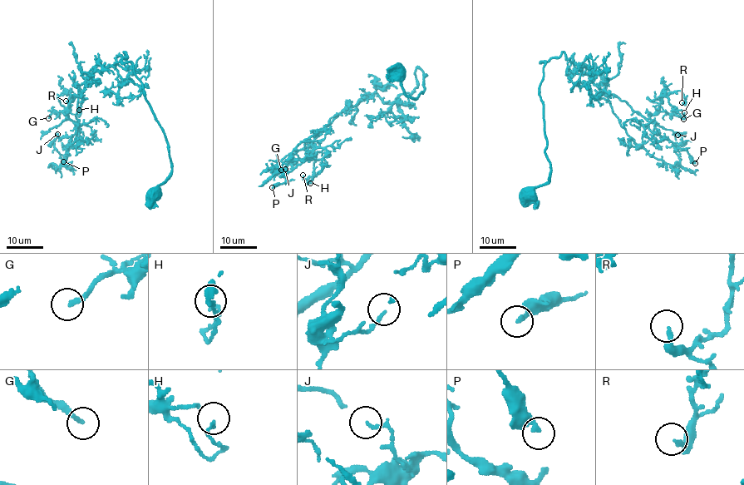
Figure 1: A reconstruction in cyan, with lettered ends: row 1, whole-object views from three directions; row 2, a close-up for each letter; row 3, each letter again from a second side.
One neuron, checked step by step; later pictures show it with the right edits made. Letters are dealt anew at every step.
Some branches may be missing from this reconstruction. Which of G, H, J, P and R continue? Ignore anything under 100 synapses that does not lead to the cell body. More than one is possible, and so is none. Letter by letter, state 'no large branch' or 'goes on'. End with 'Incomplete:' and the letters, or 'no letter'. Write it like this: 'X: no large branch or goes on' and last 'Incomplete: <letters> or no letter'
G: no large branch
H: no large branch
J: no large branch
P: no large branch
R: no large branch
Incomplete: no letter

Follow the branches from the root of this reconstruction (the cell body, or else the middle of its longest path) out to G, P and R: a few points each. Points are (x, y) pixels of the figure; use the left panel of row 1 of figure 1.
G: (155, 193), (171, 171), (169, 146), (125, 52), (114, 66), (93, 68), (67, 117), (48, 118)
P: (155, 193), (169, 146), (125, 52), (74, 96), (63, 161)
R: (155, 193), (171, 171), (169, 146), (125, 52), (114, 66), (93, 68), (67, 117), (71, 89), (66, 101)

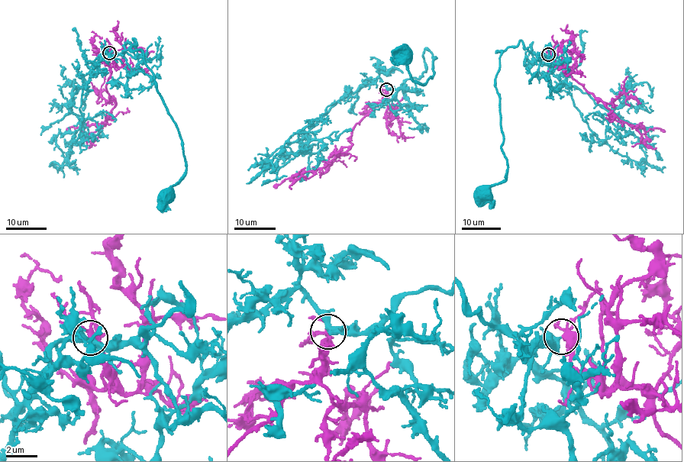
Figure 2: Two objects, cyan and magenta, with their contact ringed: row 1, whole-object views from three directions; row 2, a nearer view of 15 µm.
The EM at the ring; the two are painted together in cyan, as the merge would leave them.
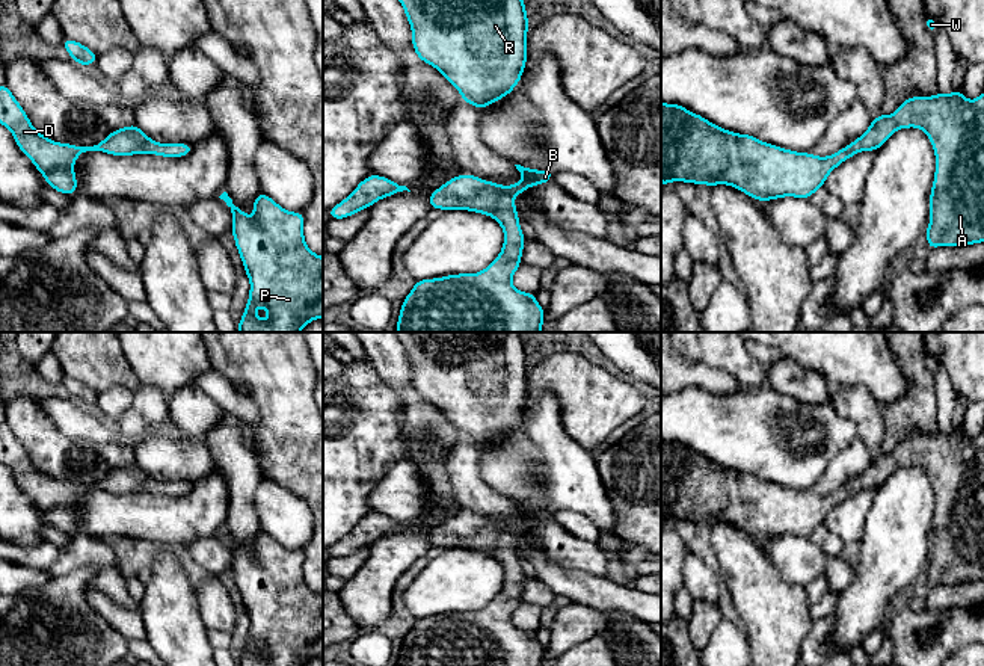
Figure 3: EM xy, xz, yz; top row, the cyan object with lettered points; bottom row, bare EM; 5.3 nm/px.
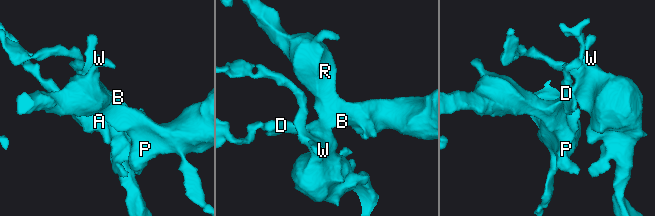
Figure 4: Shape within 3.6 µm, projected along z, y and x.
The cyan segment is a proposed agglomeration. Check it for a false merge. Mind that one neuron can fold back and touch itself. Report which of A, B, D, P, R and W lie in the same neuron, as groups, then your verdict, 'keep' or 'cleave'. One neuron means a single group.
A B D P R W | keep

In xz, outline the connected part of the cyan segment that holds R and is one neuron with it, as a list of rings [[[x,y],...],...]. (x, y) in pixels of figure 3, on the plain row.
[[[394,332],[412,367],[412,384],[420,399],[436,406],[477,449],[509,433],[527,403],[528,355],[521,332]]]

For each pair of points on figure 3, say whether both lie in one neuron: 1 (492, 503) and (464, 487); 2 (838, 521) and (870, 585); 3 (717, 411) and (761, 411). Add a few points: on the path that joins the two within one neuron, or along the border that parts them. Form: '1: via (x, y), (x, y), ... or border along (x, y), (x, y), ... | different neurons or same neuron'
1: via (485, 502), (471, 491) | same neuron
2: border along (871, 508), (859, 541) | different neurons
3: via (728, 411), (750, 411) | same neuron

